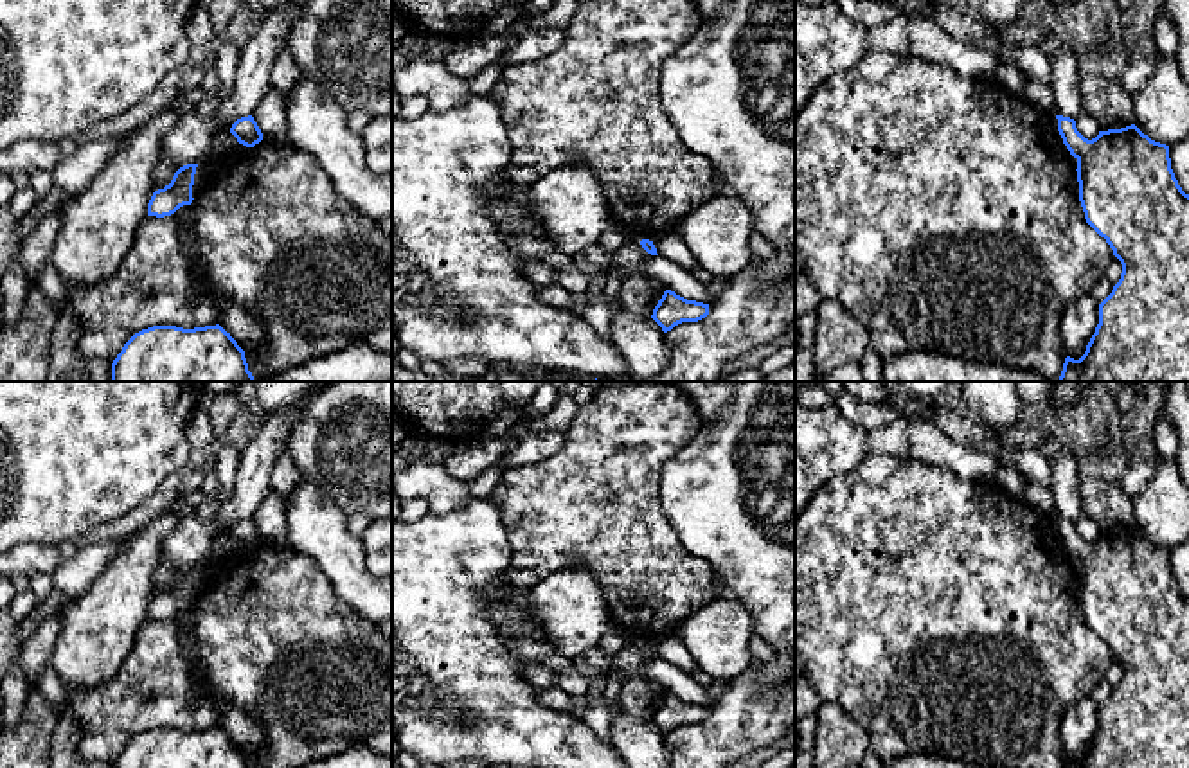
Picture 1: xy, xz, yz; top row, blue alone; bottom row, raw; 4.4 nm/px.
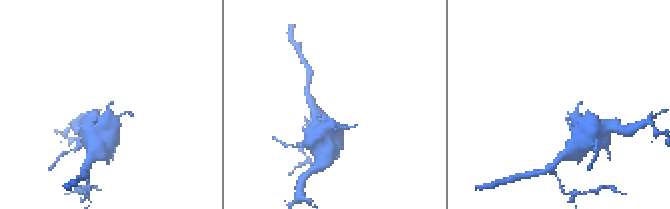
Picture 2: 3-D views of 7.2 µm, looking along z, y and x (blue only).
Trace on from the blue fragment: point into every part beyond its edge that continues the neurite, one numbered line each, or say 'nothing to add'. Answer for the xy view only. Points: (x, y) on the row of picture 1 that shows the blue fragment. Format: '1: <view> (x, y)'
nothing to add

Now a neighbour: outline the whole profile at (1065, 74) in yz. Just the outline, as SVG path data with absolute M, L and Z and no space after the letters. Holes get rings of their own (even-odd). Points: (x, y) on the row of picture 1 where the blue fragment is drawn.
M1063 43L1054 45L1052 67L1052 95L1056 103L1056 115L1076 117L1083 112L1081 92L1079 92L1079 68L1074 50Z

